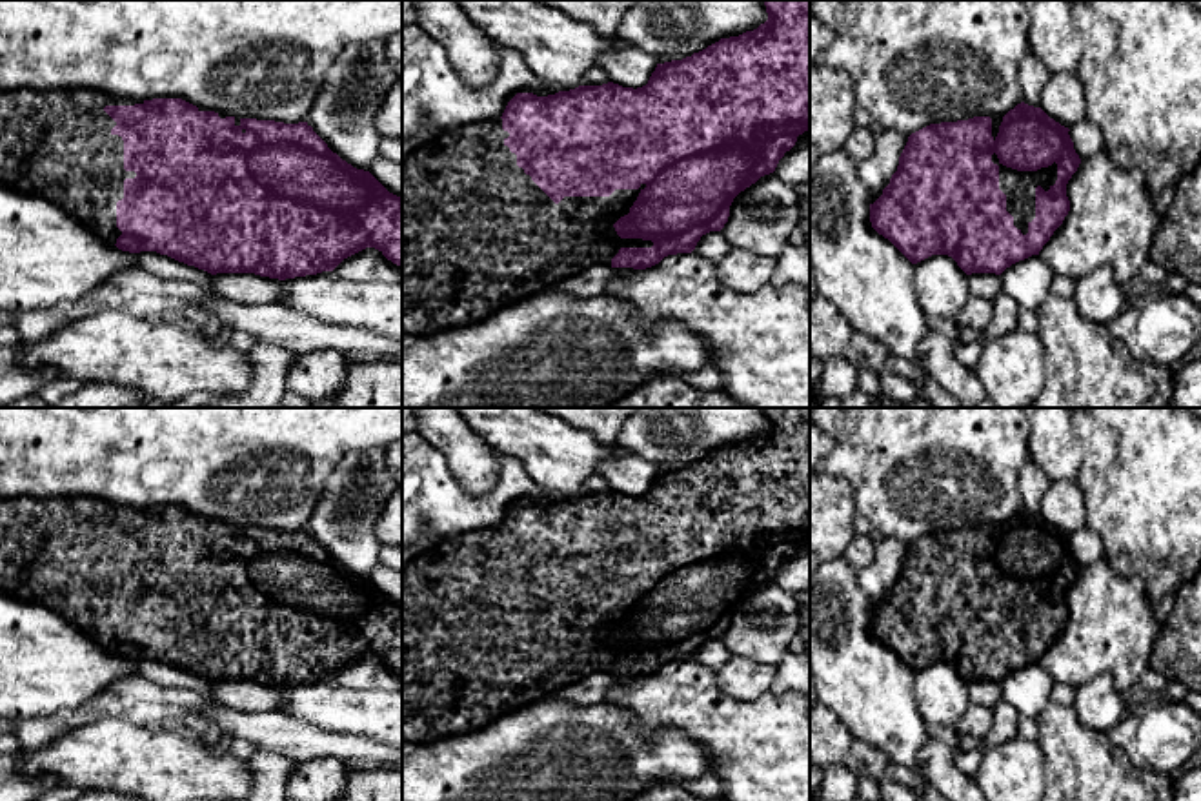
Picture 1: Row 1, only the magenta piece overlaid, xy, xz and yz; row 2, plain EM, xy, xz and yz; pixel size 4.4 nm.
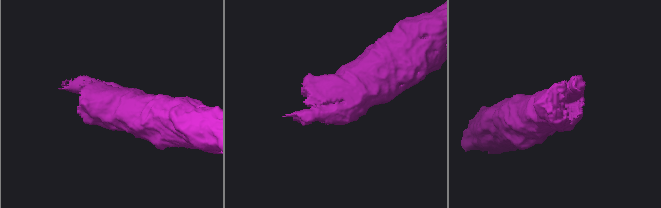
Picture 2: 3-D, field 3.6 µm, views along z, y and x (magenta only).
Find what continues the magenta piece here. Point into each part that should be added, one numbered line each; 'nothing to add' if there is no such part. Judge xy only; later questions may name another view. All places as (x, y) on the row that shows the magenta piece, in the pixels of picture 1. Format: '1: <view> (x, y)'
1: xy (59, 146)

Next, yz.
1: yz (1019, 186)

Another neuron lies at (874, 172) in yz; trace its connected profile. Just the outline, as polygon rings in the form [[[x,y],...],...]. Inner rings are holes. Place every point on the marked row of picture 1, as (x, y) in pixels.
[[[881,127],[875,133],[875,149],[857,166],[857,177],[868,189],[870,204],[873,204],[890,184],[906,142],[908,135],[895,129]]]

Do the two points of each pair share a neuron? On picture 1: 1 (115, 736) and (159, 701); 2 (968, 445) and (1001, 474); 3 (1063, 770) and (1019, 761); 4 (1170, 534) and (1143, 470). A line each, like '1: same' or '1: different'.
1: different
2: same
3: different
4: same

